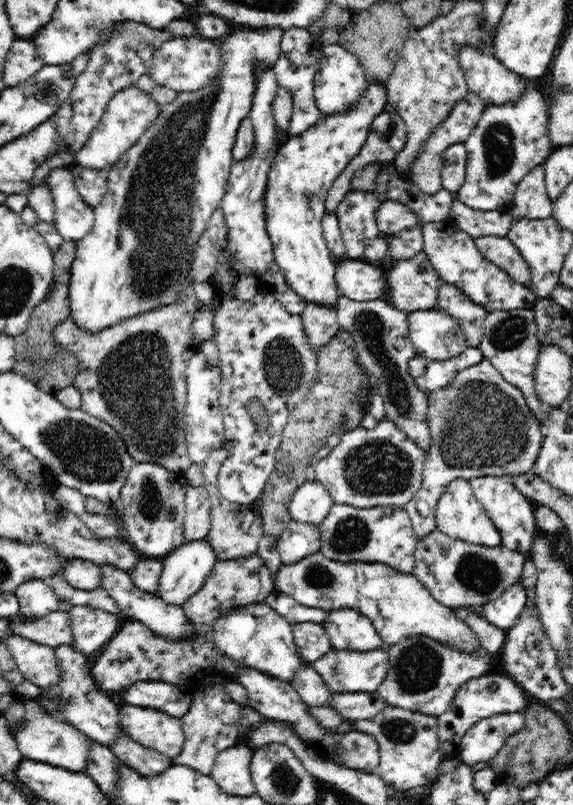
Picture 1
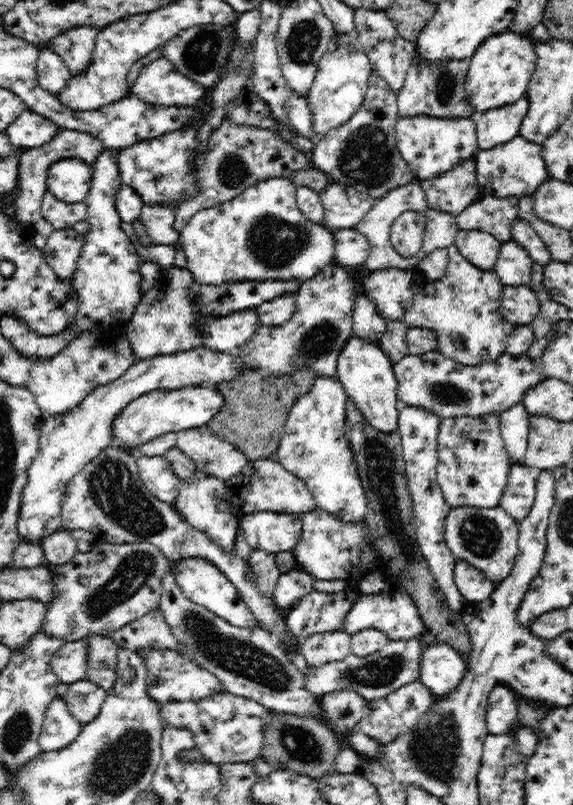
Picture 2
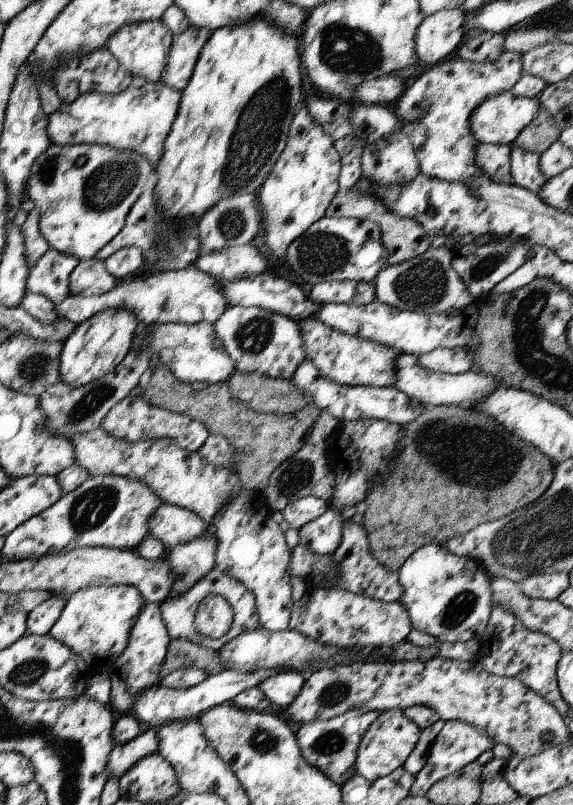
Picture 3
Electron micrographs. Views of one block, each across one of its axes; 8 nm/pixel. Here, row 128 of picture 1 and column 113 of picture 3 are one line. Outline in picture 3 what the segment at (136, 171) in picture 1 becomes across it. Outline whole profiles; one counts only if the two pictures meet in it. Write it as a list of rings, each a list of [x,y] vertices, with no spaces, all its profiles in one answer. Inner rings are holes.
[[[51,143],[37,155],[32,166],[33,168],[29,168],[28,179],[24,182],[24,194],[33,201],[38,210],[39,232],[49,245],[49,249],[74,256],[79,261],[91,259],[121,230],[131,205],[144,191],[145,186],[151,183],[153,174],[148,160],[134,150],[116,150],[107,145],[87,143]]]

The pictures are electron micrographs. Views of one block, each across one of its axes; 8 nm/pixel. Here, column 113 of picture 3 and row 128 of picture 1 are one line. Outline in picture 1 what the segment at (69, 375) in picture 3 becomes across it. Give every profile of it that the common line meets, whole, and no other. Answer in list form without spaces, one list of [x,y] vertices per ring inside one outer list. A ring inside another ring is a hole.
[[[369,84],[358,104],[344,114],[332,114],[318,119],[308,130],[297,135],[289,135],[287,140],[277,145],[274,156],[270,161],[270,170],[265,180],[262,195],[262,208],[264,213],[264,226],[268,238],[272,243],[274,262],[283,272],[285,281],[306,302],[319,304],[319,306],[331,306],[335,308],[338,291],[335,279],[336,260],[332,258],[323,235],[323,218],[325,216],[325,196],[330,190],[336,177],[350,164],[360,147],[367,139],[370,123],[378,114],[384,112],[382,106],[387,102],[385,85]]]

